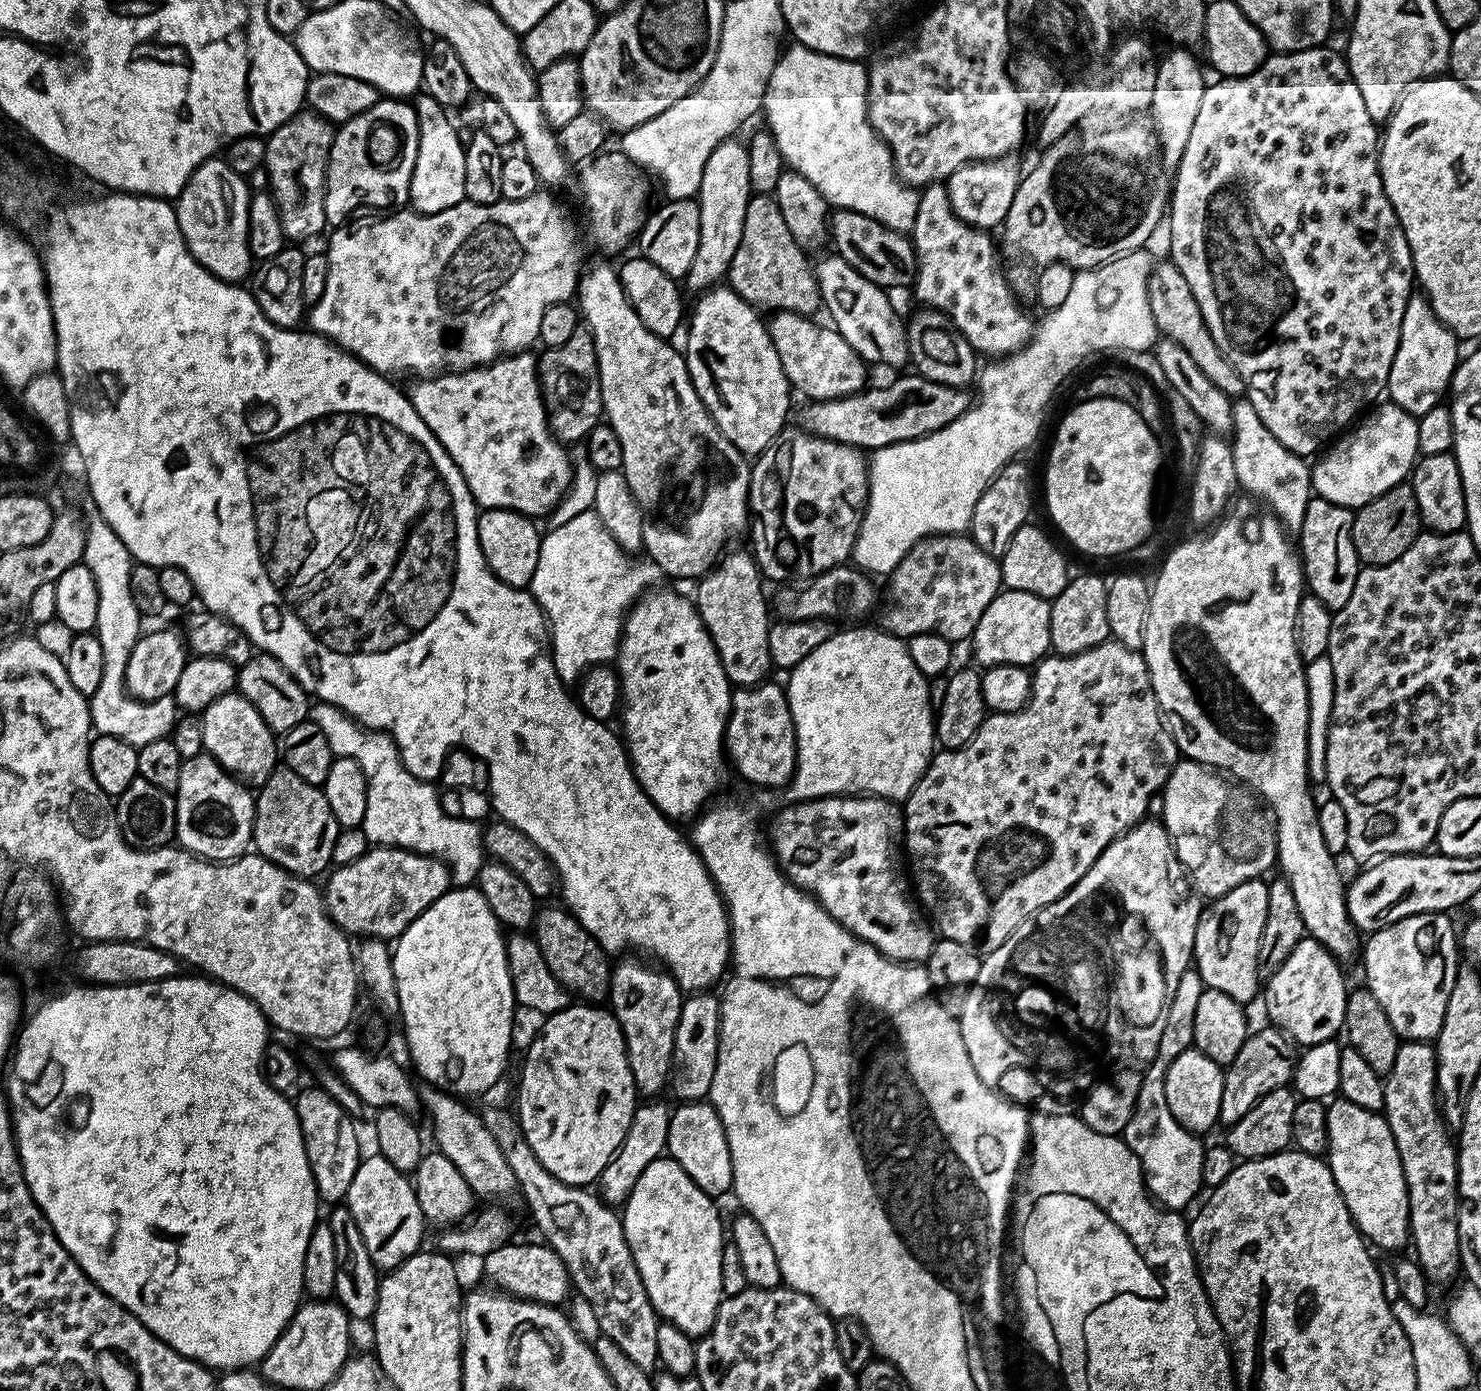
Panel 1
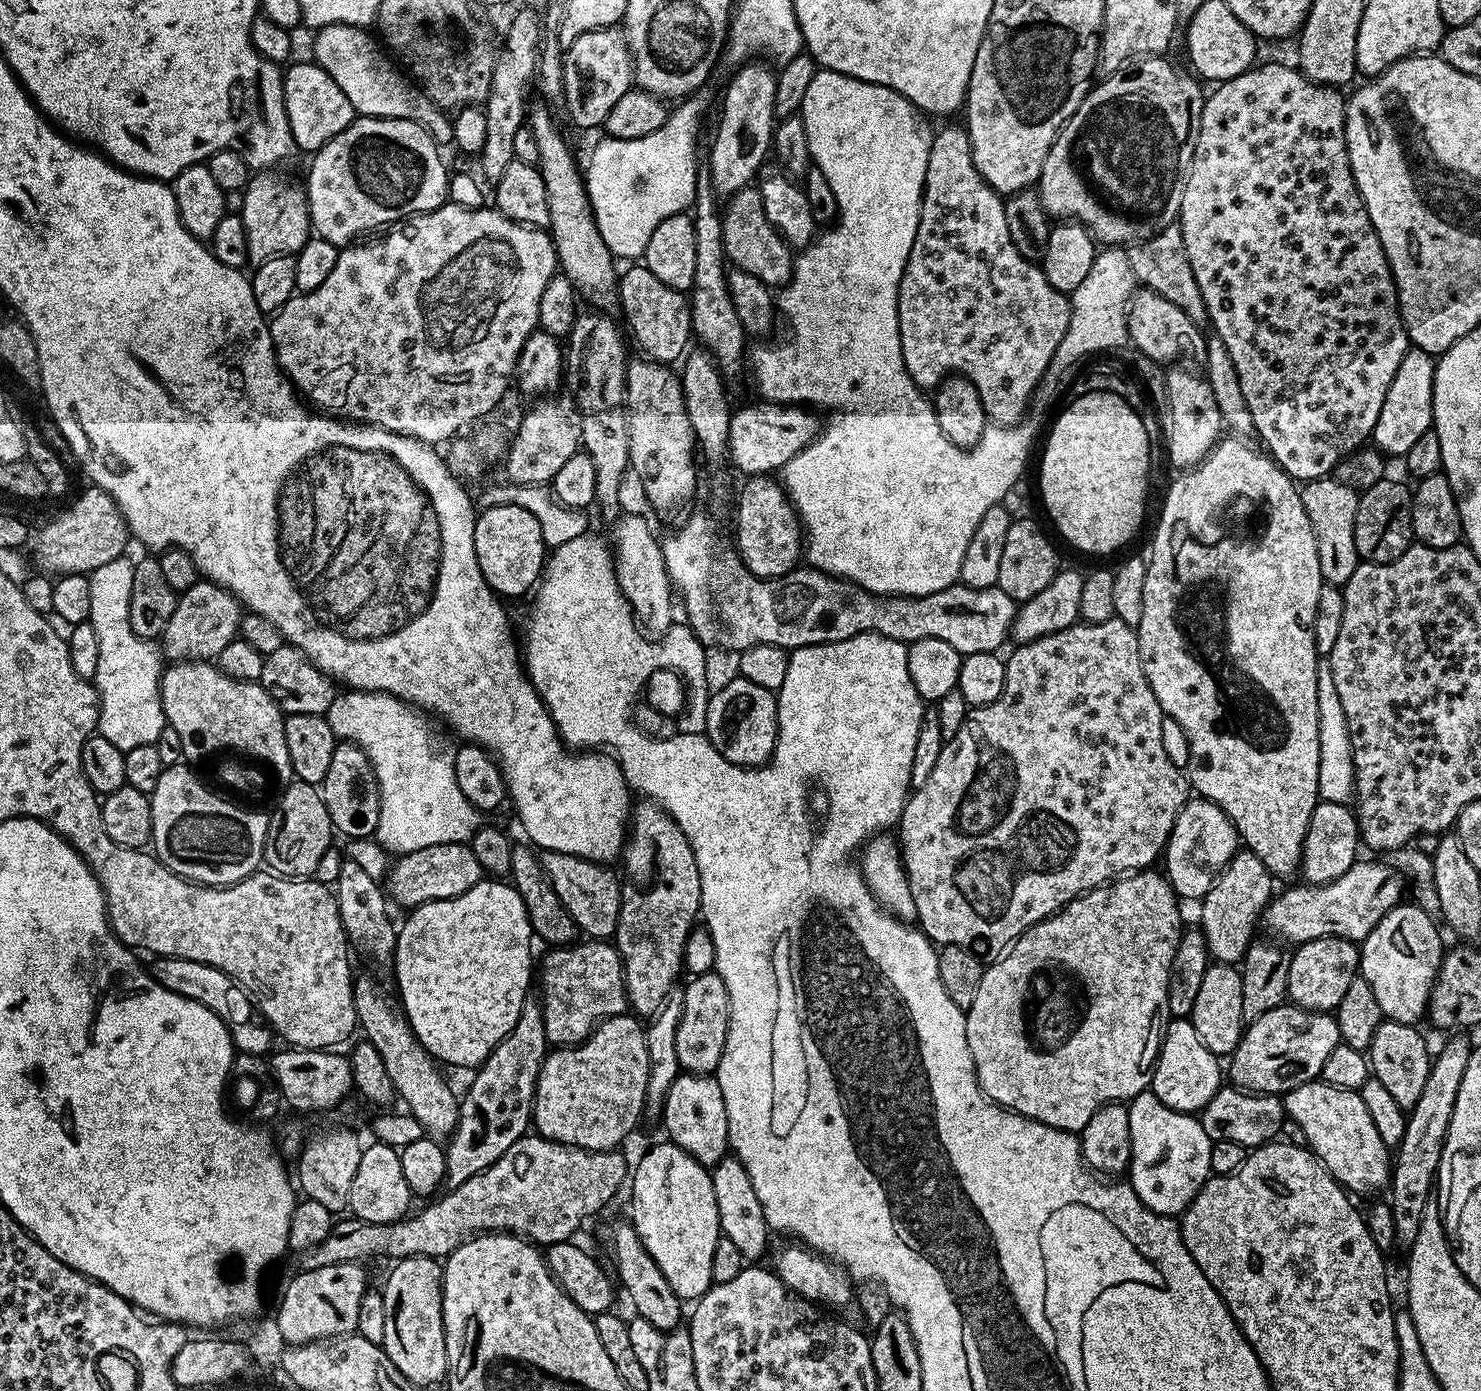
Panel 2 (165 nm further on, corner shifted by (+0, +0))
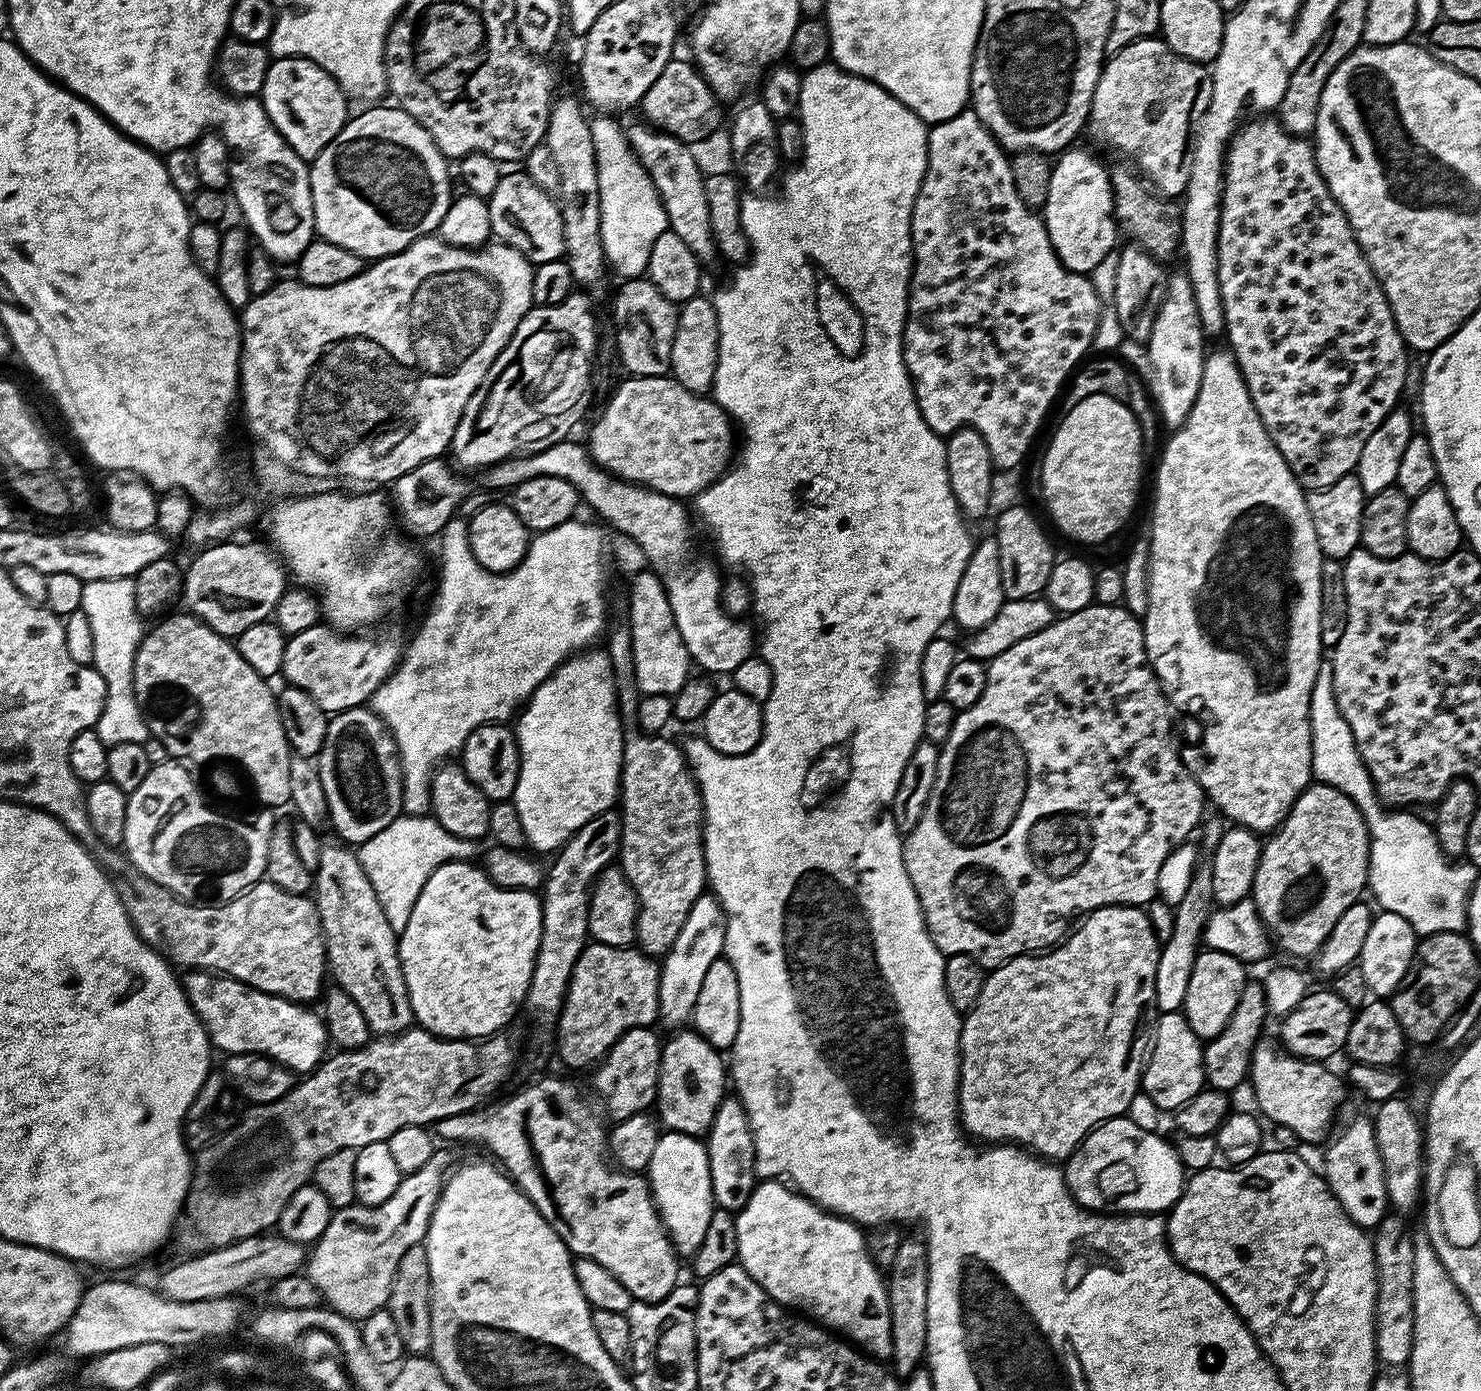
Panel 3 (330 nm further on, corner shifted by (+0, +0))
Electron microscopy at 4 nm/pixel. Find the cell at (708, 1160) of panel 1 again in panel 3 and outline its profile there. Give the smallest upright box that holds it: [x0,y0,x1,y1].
[655,1030,726,1138]

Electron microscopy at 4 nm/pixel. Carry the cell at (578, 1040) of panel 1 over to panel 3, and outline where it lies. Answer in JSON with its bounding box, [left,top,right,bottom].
[591,1027,661,1121]

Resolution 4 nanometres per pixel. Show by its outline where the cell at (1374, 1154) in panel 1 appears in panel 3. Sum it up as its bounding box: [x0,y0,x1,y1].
[1250,1038,1345,1145]

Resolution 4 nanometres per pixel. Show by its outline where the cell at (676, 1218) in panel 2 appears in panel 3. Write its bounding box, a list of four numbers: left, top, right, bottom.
[646,1131,716,1258]

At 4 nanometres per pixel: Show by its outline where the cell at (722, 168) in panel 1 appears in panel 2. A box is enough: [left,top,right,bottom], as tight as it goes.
[706,62,778,198]

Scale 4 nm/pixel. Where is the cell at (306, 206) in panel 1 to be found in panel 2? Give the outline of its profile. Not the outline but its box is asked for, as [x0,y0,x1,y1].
[238,170,310,266]

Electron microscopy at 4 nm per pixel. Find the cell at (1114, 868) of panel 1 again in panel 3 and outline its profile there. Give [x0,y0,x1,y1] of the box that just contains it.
[958,904,1162,1162]

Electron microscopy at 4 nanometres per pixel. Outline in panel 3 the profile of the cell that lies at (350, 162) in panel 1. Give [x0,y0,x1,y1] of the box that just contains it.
[308,106,454,262]

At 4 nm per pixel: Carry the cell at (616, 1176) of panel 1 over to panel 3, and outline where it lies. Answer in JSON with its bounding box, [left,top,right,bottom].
[658,894,726,1030]

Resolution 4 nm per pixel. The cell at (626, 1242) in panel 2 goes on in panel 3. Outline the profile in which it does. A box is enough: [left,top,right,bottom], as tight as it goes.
[434,1076,681,1304]

